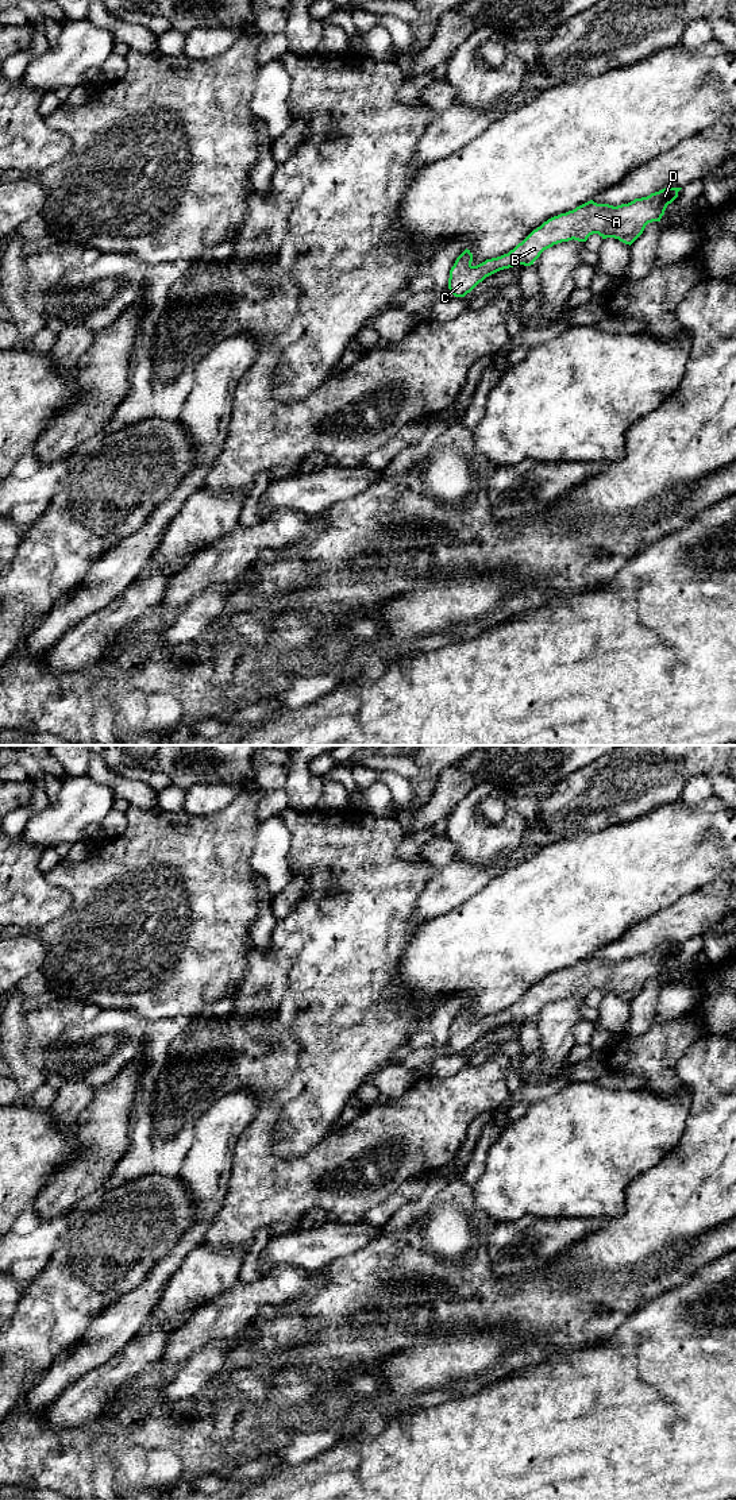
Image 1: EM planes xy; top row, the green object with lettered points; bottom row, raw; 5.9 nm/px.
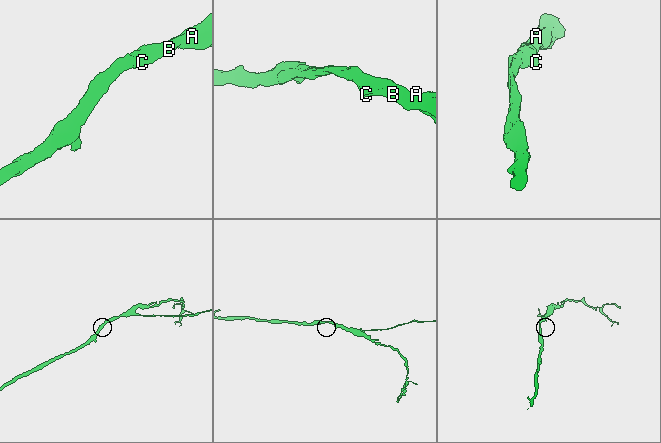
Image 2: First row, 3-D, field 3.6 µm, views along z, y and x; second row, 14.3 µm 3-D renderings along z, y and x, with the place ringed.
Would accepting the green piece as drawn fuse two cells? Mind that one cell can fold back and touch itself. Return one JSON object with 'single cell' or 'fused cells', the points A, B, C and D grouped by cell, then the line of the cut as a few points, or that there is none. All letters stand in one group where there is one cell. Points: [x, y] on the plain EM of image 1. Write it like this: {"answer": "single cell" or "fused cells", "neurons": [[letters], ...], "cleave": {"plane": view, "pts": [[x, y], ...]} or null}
{"answer": "single cell", "neurons": [["A", "B", "C", "D"]], "cleave": null}

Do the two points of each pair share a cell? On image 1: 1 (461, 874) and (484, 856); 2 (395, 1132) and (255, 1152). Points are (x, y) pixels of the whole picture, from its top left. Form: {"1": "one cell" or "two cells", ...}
{"1": "two cells", "2": "one cell"}

